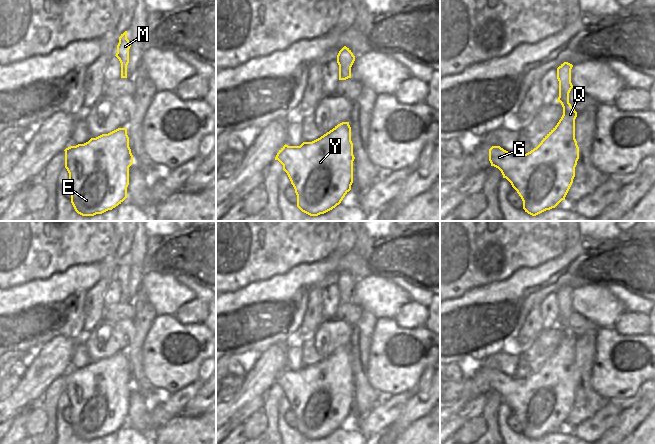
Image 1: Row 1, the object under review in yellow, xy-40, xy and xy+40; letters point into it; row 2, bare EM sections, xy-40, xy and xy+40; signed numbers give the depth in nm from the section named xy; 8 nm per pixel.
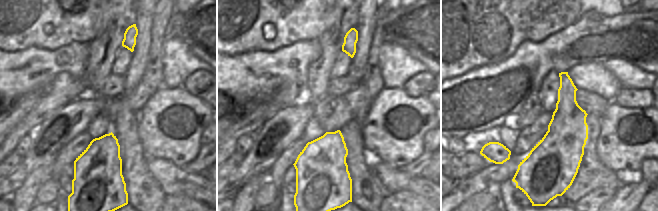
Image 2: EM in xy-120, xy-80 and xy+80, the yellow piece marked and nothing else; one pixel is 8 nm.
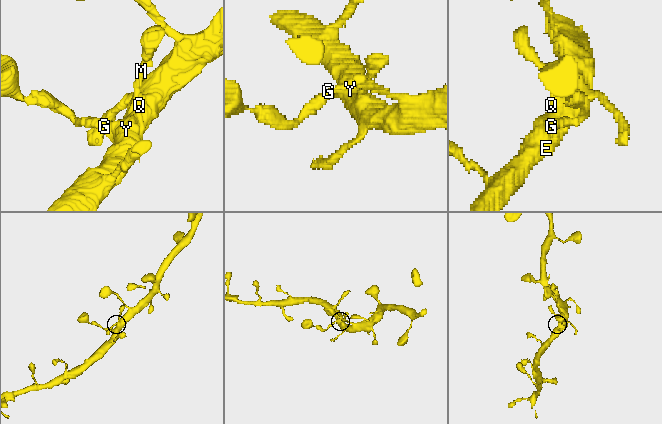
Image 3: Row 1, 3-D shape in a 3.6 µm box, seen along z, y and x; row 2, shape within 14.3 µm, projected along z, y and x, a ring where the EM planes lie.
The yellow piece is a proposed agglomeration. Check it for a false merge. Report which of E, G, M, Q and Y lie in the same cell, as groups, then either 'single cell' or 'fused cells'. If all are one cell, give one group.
groups E G M Q Y; single cell

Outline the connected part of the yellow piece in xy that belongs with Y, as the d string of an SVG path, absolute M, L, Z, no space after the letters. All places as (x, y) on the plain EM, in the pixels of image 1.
M342 346L332 354L312 366L303 366L300 370L284 369L277 377L275 384L283 389L297 419L297 431L310 440L324 438L341 427L351 414L353 407L353 367L349 346Z

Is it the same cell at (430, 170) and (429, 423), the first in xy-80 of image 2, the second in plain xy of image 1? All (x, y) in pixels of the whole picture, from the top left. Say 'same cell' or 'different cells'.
different cells

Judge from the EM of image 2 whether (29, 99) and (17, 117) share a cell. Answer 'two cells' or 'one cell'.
one cell

